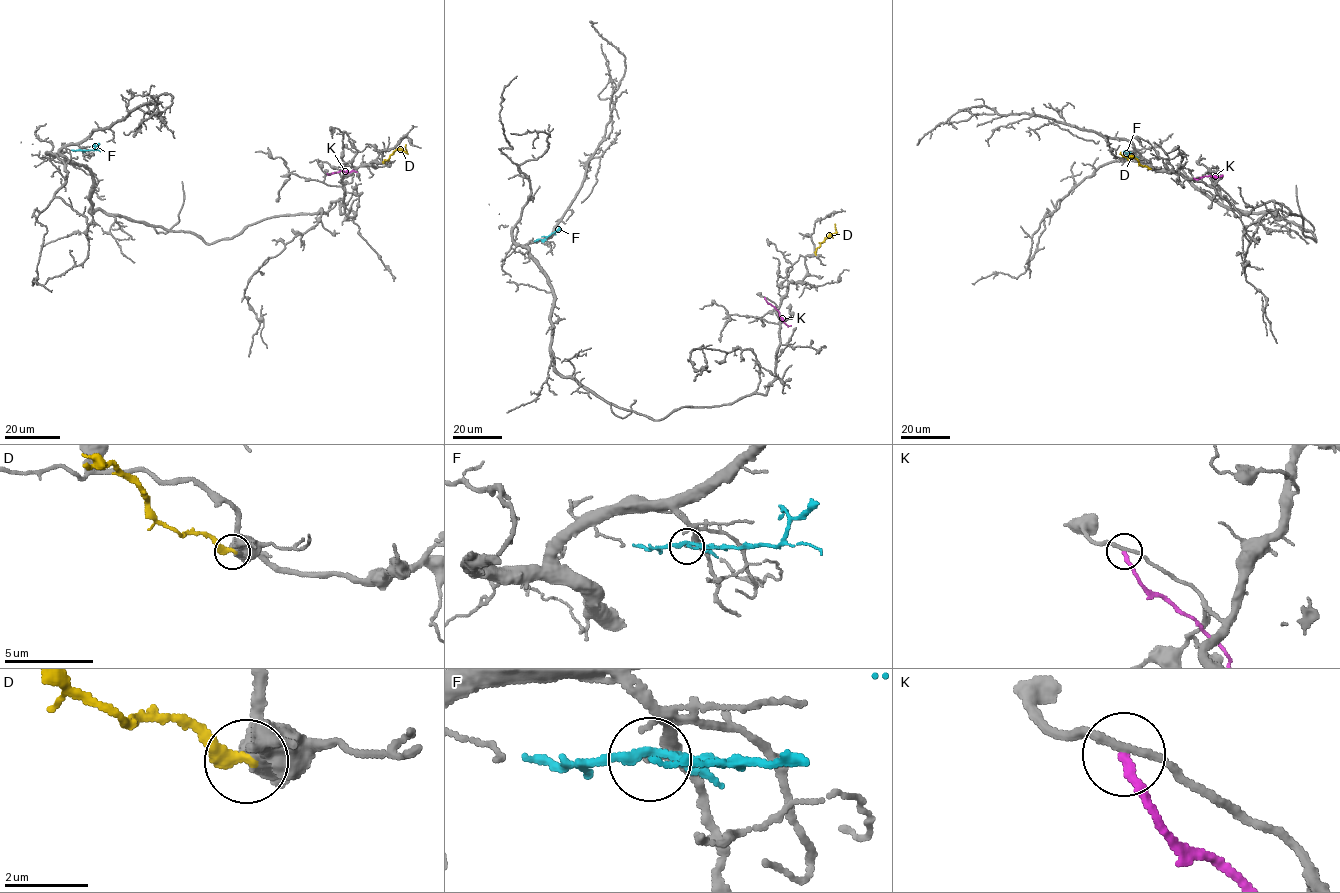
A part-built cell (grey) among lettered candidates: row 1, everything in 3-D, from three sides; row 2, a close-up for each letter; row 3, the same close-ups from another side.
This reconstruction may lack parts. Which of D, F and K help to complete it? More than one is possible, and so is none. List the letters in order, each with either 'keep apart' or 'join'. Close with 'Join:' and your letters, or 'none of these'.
D: keep apart
F: join
K: keep apart
Join: F

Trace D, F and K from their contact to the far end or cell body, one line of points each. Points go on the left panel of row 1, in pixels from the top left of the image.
D: (384, 163), (397, 149), (406, 153), (406, 144)
F: (79, 150), (93, 150), (100, 144)
K: (327, 173), (357, 172)

